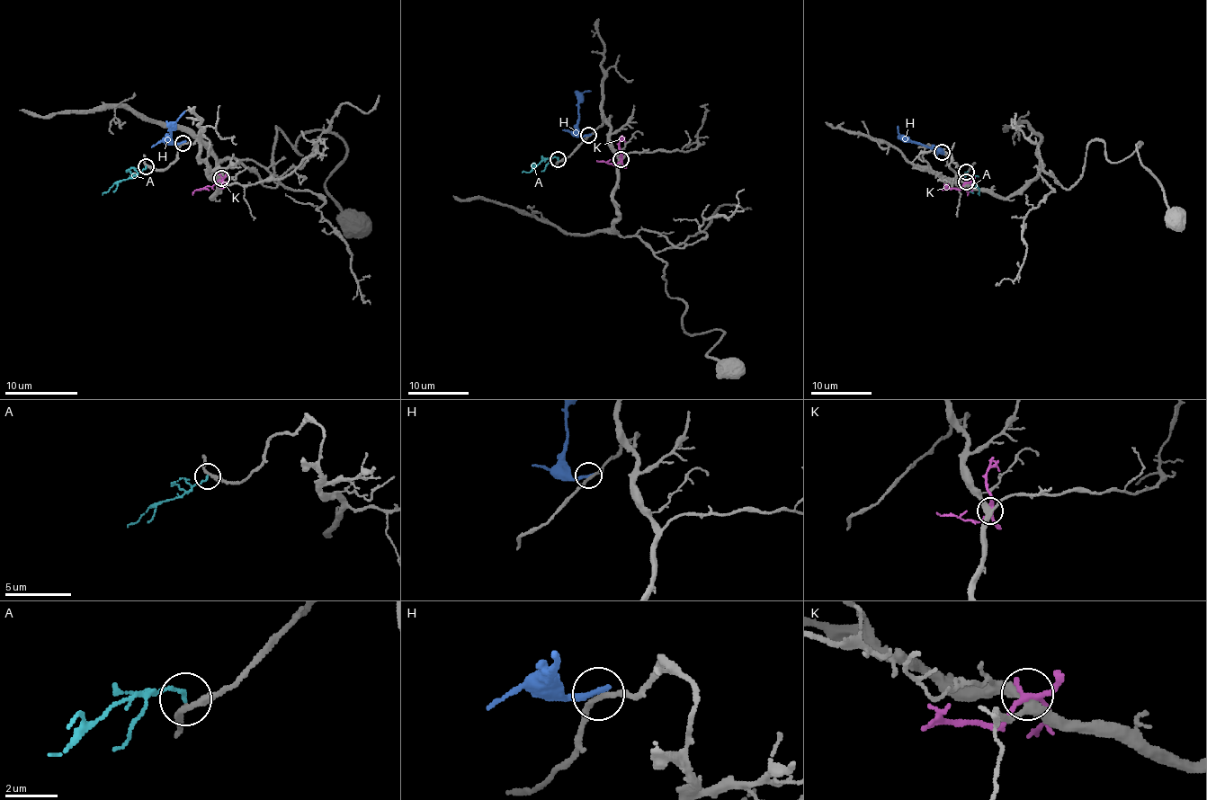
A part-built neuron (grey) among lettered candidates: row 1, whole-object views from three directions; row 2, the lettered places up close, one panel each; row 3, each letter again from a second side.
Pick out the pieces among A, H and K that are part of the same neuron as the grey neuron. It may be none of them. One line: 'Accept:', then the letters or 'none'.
Accept: A

